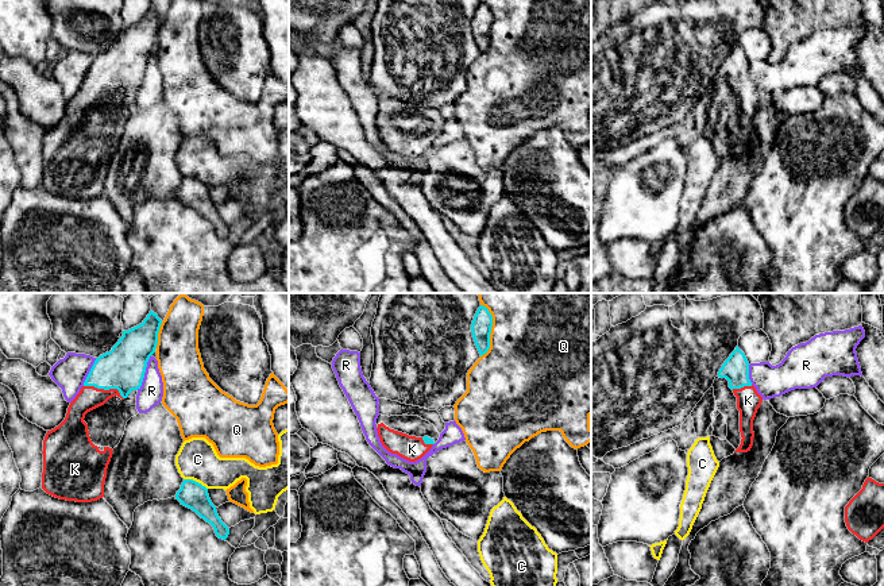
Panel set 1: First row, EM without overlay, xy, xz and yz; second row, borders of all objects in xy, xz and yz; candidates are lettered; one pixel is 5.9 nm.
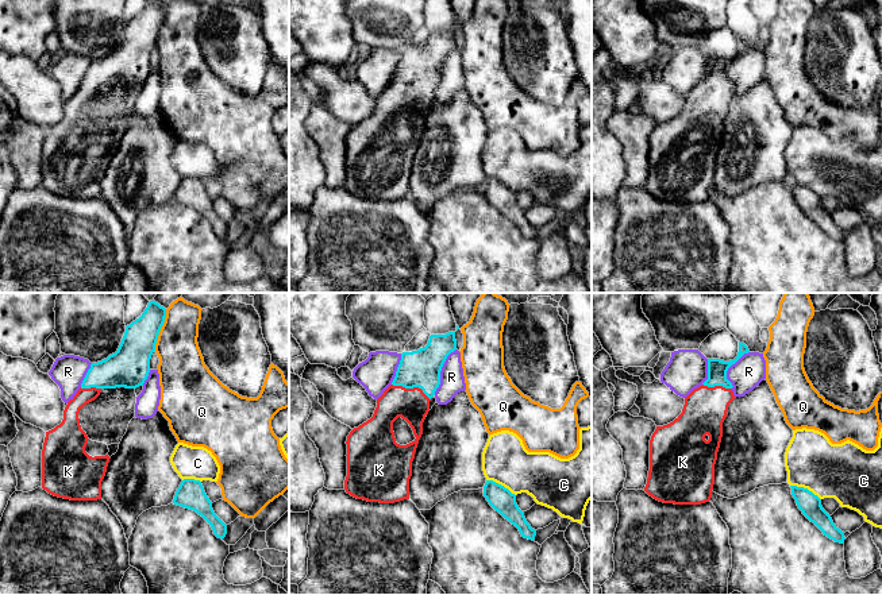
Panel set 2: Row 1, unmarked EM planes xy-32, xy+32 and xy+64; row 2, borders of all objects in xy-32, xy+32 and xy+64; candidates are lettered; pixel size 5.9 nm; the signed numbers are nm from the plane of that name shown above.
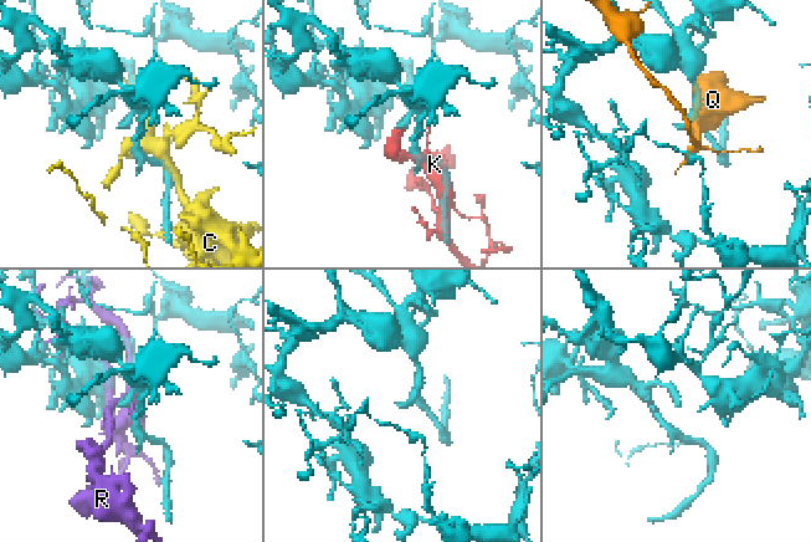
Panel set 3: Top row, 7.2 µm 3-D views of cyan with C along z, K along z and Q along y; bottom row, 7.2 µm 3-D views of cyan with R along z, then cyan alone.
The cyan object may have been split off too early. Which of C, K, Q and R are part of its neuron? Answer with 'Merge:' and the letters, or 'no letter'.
Merge: K

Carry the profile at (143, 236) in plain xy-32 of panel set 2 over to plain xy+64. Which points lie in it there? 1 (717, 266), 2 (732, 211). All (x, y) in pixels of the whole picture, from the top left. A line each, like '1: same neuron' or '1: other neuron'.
1: other neuron
2: same neuron

